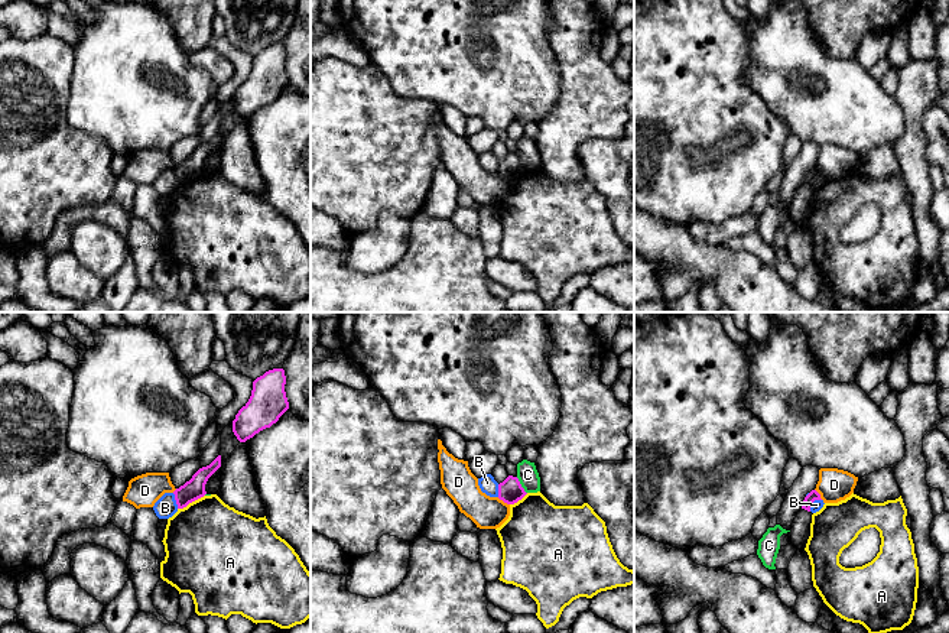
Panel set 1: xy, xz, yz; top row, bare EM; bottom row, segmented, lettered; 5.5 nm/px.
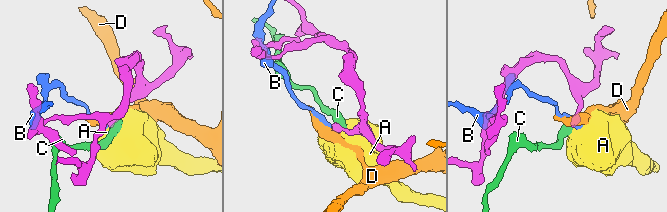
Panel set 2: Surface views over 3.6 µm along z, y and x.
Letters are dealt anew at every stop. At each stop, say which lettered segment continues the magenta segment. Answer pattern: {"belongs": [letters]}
{"belongs": []}

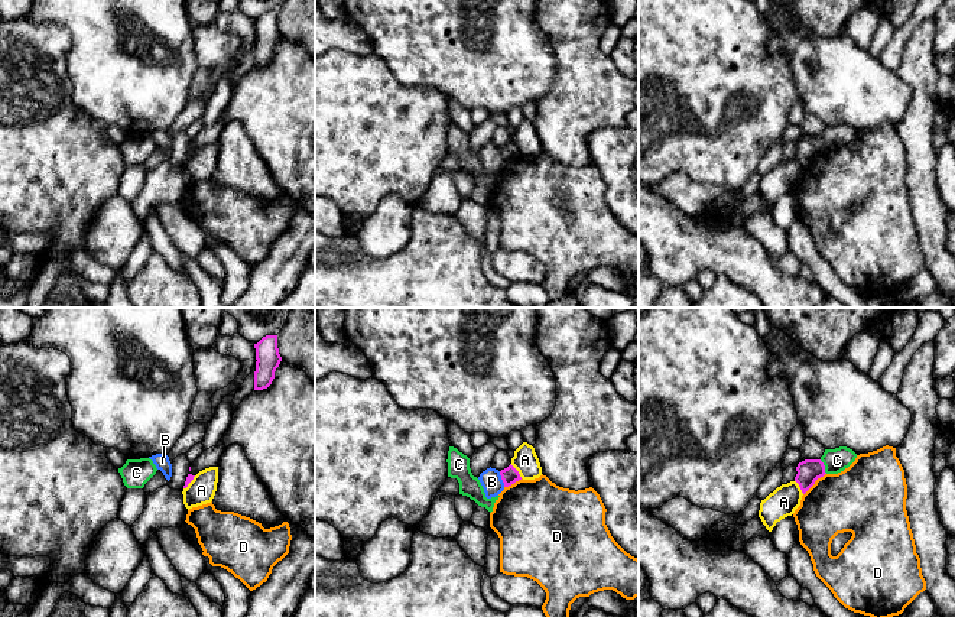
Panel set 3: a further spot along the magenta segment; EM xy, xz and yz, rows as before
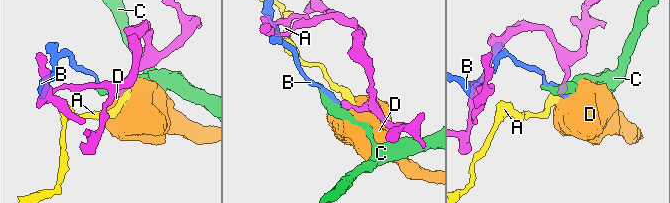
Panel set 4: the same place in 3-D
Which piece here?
{"belongs": []}

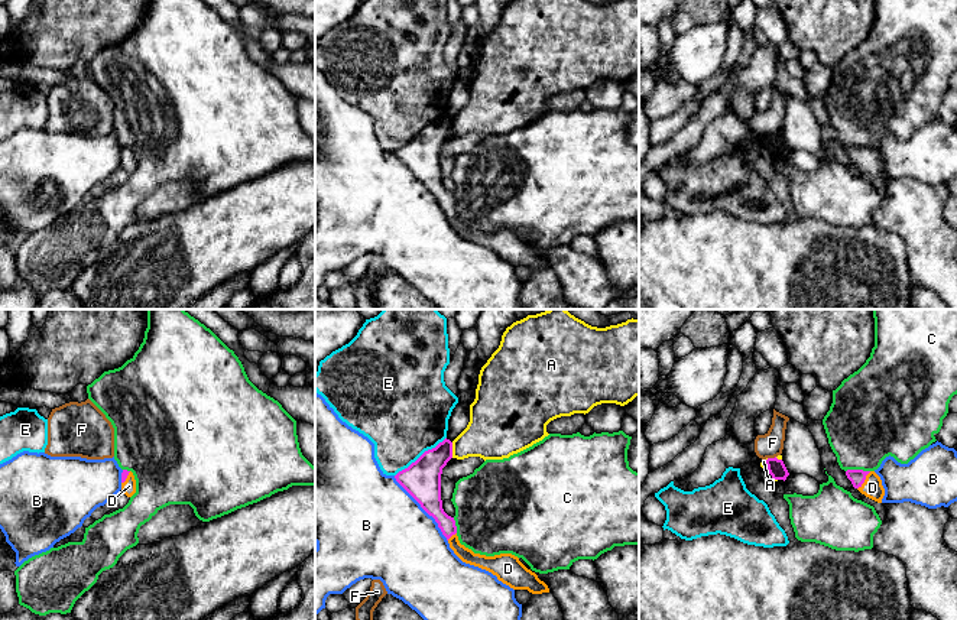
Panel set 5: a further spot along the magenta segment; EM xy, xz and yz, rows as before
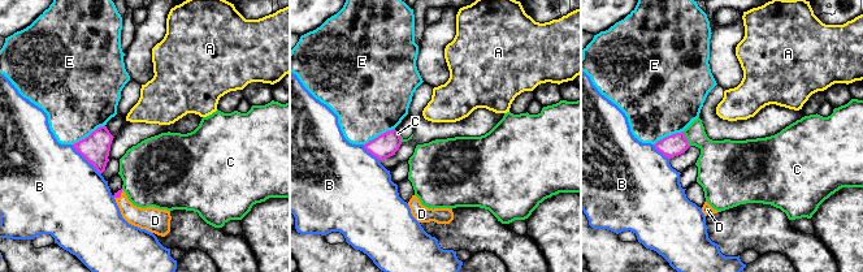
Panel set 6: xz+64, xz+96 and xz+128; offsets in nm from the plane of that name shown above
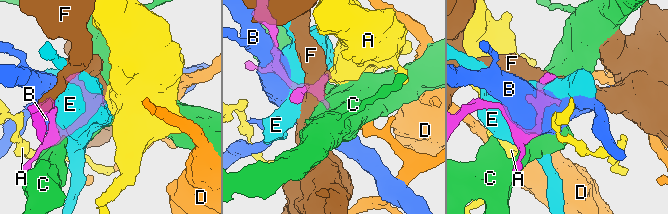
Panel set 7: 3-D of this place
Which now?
{"belongs": ["D"]}

